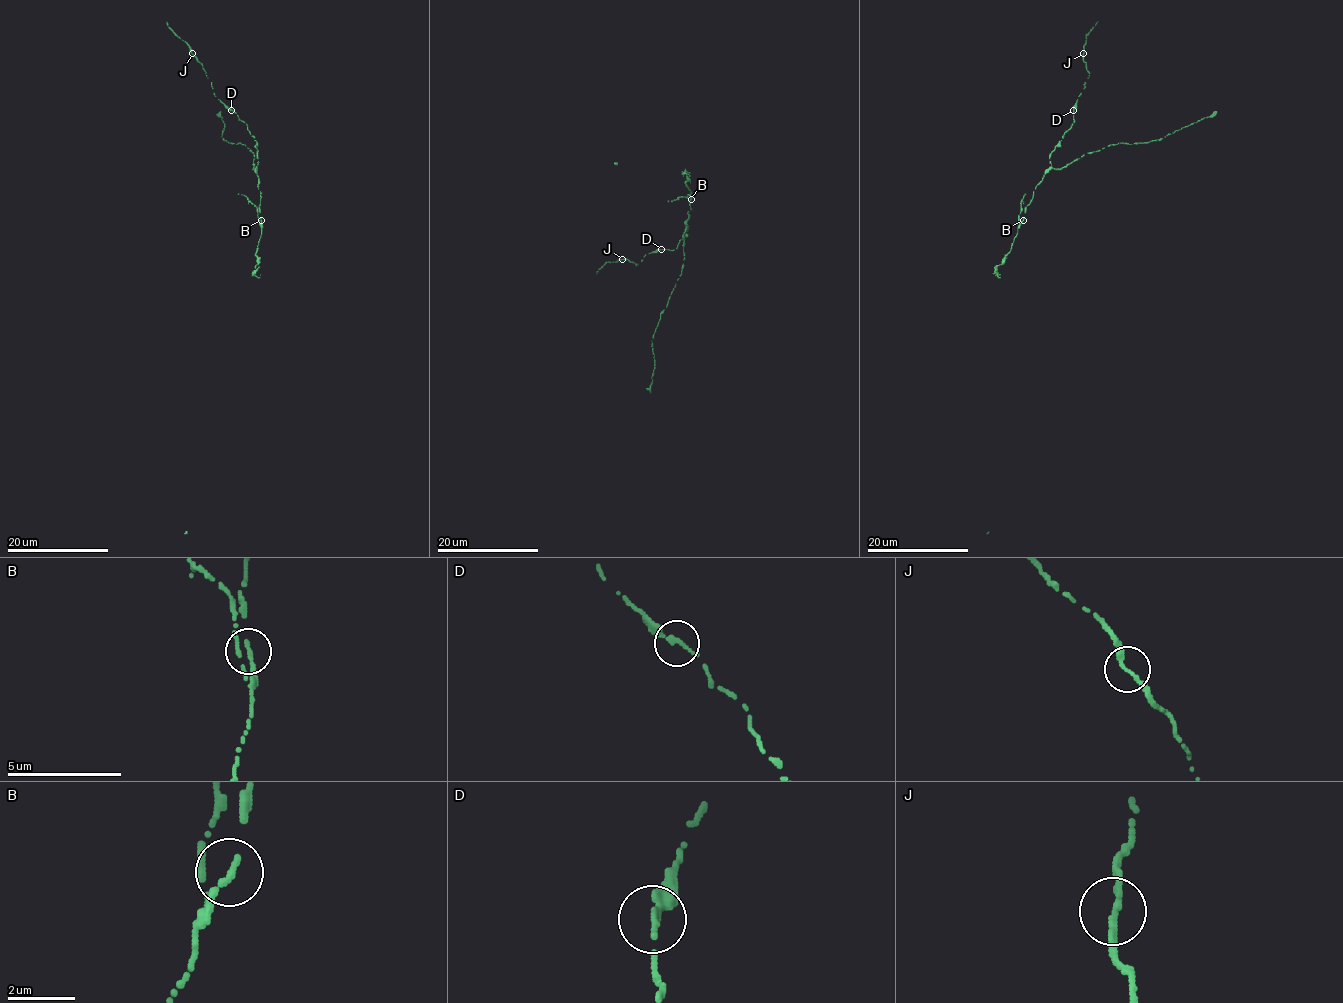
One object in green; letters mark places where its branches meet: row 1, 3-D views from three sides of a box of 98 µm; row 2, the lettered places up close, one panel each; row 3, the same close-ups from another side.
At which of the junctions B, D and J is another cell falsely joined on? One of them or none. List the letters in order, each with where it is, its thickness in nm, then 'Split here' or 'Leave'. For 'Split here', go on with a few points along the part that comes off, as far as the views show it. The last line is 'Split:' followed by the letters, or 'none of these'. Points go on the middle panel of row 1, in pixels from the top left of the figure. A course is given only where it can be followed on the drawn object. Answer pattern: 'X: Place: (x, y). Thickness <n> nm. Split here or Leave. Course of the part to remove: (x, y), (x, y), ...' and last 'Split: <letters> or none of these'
B: Place: (691, 199). Thickness 260 nm. Leave
D: Place: (661, 249). Thickness 300 nm. Leave
J: Place: (622, 259). Thickness 200 nm. Leave
Split: none of these

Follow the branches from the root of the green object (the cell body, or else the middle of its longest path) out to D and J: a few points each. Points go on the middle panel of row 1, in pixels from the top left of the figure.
D: (689, 189), (692, 193), (688, 194), (690, 210), (686, 236), (679, 241), (676, 249), (661, 249)
J: (689, 189), (686, 236), (676, 249), (645, 254), (636, 265), (622, 259)

